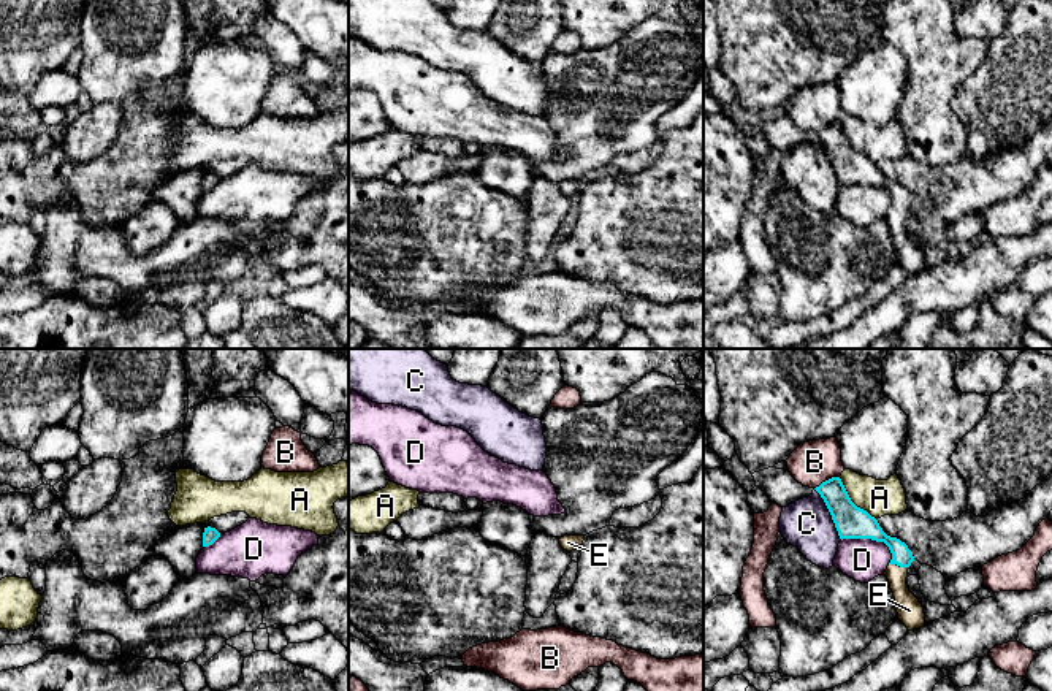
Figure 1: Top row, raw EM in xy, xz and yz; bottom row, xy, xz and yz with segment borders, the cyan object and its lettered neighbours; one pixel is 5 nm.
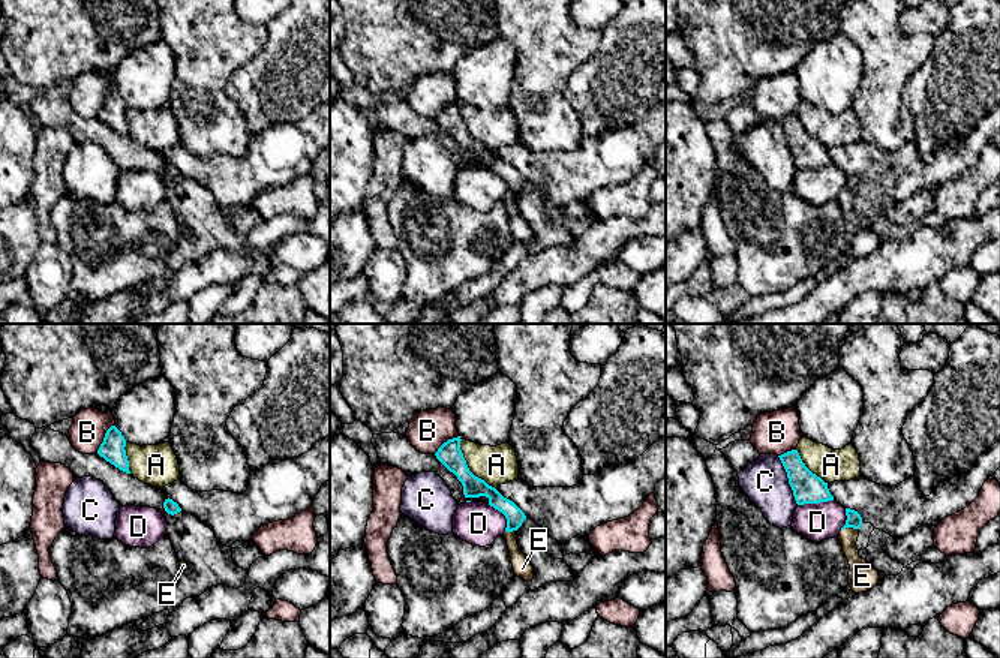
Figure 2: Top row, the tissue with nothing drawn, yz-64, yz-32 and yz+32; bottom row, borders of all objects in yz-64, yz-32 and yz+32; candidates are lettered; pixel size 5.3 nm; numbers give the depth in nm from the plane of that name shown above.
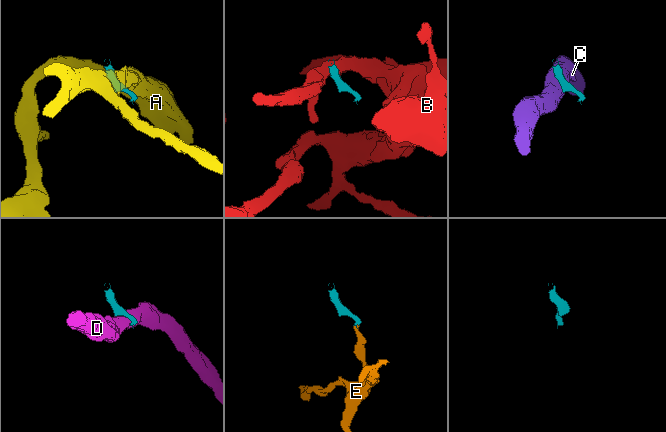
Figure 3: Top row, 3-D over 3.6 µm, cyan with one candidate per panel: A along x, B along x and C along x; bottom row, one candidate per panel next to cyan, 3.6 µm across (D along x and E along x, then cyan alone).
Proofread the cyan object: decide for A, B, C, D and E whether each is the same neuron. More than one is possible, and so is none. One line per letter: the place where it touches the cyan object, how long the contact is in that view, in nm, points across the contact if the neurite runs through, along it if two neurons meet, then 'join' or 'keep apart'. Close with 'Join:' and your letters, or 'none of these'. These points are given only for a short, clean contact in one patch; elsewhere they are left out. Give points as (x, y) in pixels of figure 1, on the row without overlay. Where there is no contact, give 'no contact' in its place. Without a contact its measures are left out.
A: yz (851, 146) | 300 nm | along yz (838, 122), (848, 141), (876, 165) | keep apart
B: yz (826, 125) | 140 nm | along yz (838, 121), (823, 125), (815, 133) | keep apart
C: yz (830, 159) | 300 nm | along yz (815, 133), (842, 184) | keep apart
D: yz (870, 183) | 280 nm | along yz (842, 184), (881, 186), (892, 203) | keep apart
E: yz (899, 209) | 110 nm | across yz (867, 171), (899, 197), (899, 209), (899, 233), (910, 255) | join
Join: E

